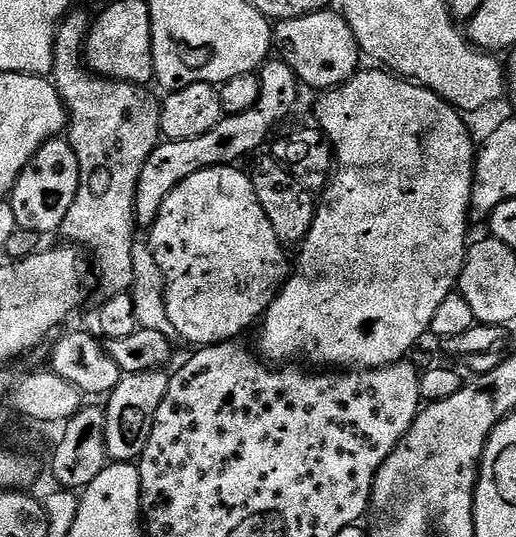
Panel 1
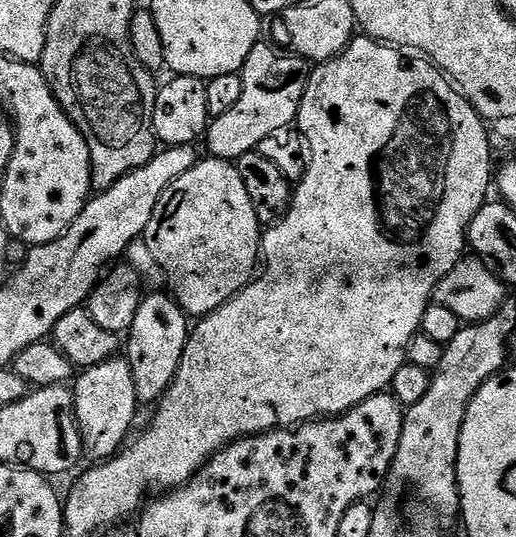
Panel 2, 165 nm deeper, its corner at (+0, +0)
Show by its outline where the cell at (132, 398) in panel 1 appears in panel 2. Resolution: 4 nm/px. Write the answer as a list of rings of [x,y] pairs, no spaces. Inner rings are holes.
[[[167,291],[164,292],[152,292],[149,296],[147,293],[141,299],[138,314],[134,314],[134,322],[126,333],[126,359],[134,374],[136,399],[141,405],[155,405],[171,386],[190,335],[188,313]]]

